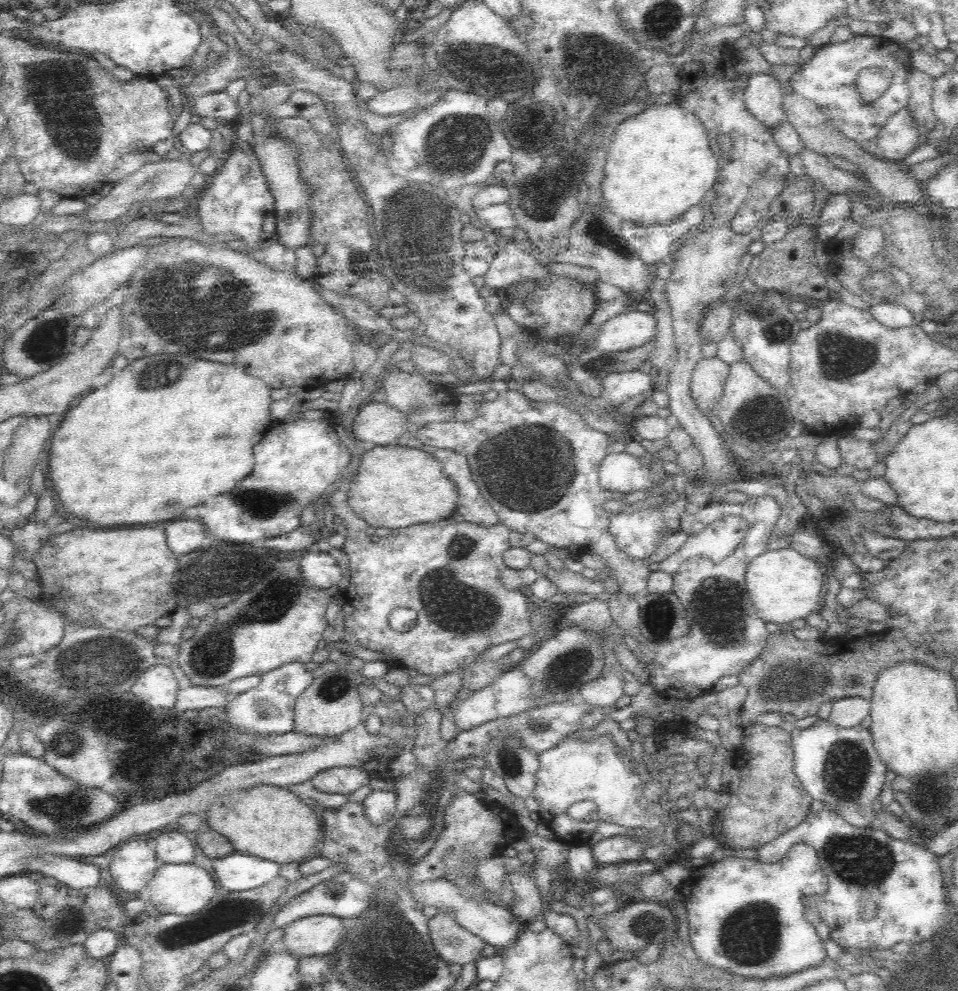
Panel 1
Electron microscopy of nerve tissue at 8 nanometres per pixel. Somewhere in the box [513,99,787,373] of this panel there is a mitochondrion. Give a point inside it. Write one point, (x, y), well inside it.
(538, 199)

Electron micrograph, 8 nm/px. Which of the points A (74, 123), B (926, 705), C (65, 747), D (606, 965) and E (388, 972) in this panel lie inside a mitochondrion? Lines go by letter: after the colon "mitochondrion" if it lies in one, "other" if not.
A: mitochondrion
B: other
C: mitochondrion
D: other
E: mitochondrion

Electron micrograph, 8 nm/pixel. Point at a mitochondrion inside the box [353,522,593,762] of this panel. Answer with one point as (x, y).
(451, 608)

